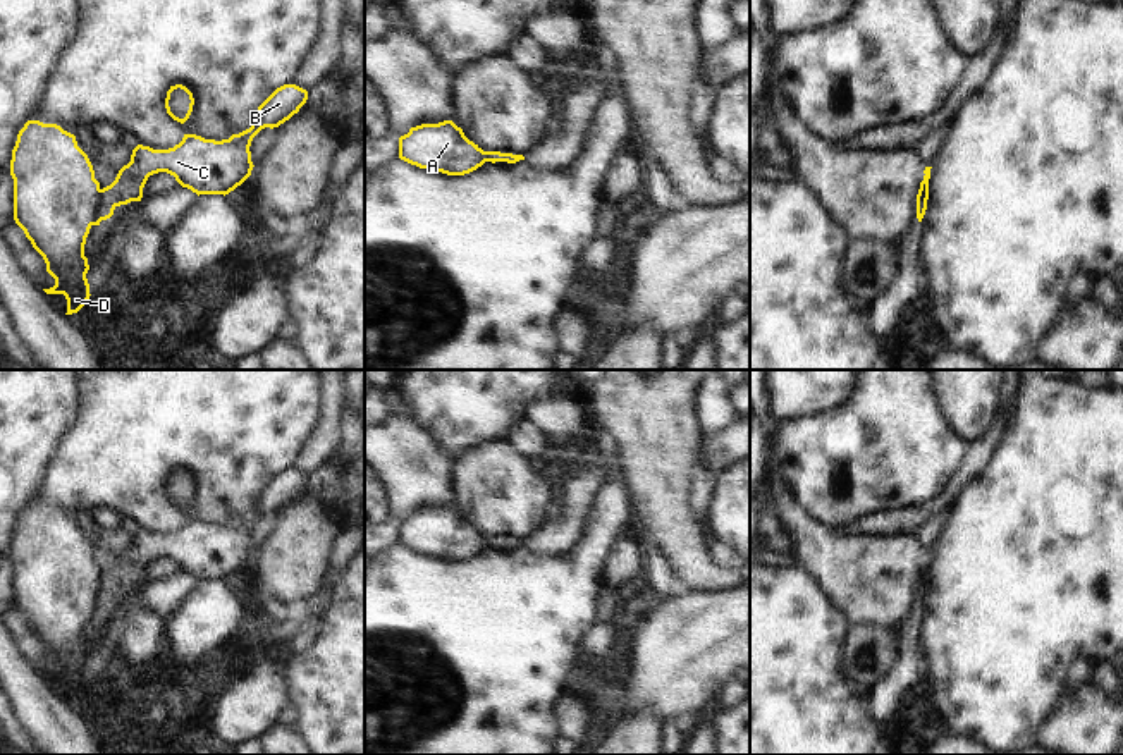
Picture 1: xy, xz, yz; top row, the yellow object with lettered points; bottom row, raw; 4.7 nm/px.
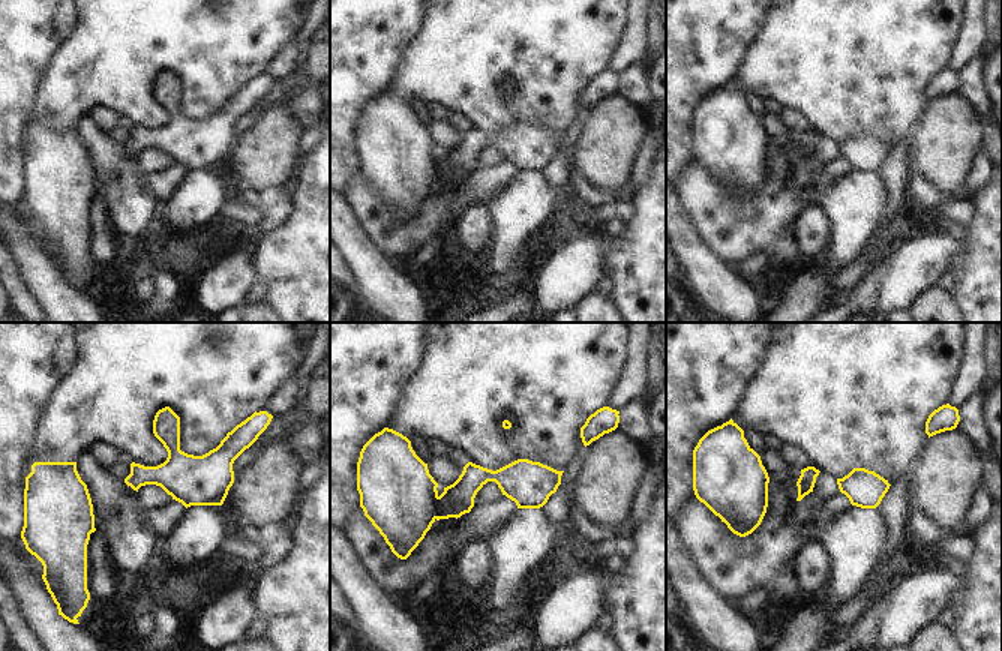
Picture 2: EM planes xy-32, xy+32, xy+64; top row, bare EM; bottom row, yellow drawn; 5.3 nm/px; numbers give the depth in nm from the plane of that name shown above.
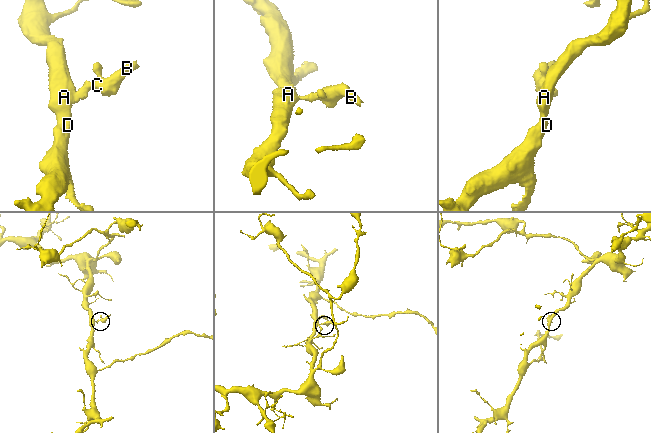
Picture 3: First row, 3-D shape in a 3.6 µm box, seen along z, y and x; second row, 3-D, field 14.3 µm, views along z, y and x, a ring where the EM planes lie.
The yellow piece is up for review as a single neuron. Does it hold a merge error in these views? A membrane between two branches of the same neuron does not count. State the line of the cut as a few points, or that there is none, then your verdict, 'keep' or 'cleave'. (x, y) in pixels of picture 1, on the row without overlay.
cut in xy along (102, 575), (98, 606); cleave

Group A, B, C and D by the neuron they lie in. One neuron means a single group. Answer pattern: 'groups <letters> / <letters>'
groups A D / B C

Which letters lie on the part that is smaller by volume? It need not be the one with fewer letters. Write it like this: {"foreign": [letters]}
{"foreign": ["B", "C"]}

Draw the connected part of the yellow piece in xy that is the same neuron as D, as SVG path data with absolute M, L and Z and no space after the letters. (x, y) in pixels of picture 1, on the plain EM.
M28 506L12 535L10 561L14 564L14 605L33 633L43 641L55 671L46 679L64 679L67 698L77 698L89 684L89 655L84 629L93 611L100 611L100 568L95 564L88 540L76 521L57 509Z

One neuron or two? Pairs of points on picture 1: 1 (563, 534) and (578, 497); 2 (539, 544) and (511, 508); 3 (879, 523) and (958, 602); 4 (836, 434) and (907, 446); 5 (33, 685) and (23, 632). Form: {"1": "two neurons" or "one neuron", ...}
{"1": "one neuron", "2": "two neurons", "3": "two neurons", "4": "one neuron", "5": "two neurons"}

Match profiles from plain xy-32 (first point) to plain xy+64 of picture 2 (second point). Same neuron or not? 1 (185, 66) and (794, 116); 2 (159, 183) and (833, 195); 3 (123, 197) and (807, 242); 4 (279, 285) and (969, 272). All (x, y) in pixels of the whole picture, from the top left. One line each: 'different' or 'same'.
1: different
2: different
3: same
4: same

